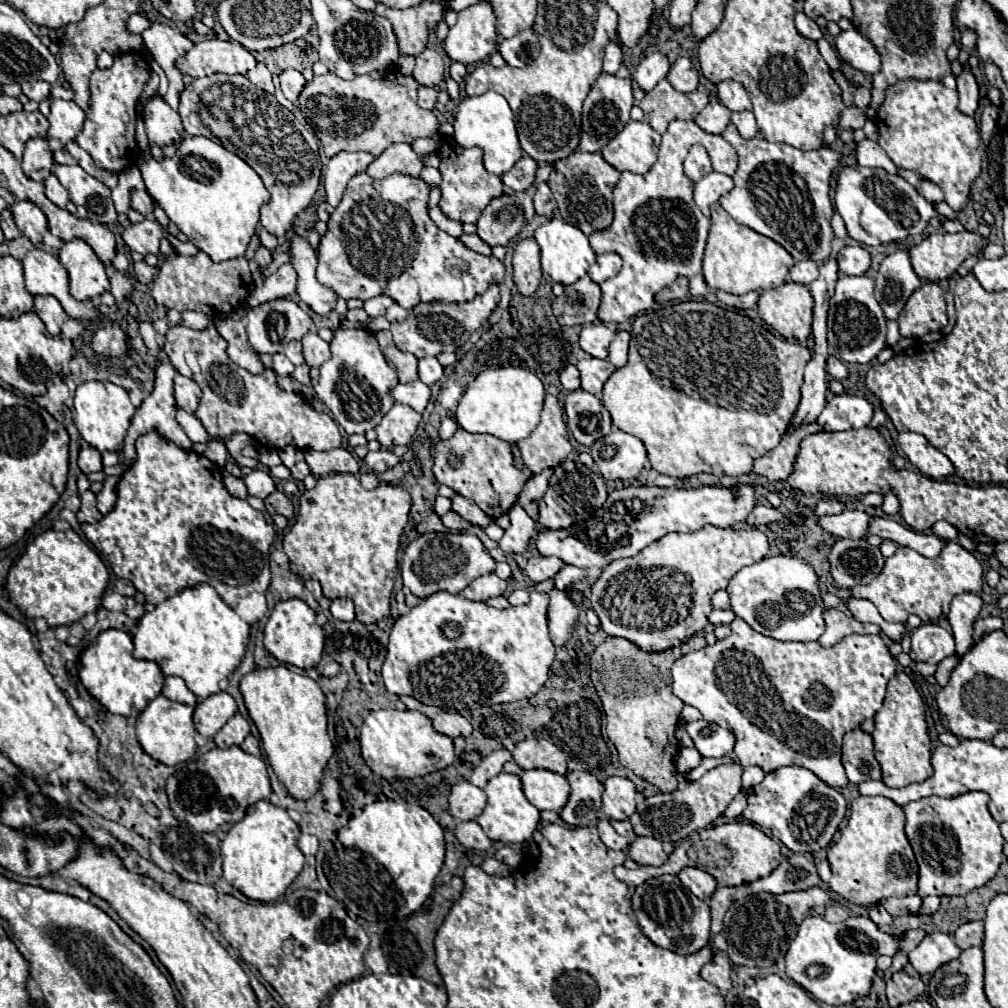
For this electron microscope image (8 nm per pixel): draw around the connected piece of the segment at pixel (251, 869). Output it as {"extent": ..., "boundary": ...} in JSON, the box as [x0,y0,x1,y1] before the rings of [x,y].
{"extent":[220,801,306,901],"boundary":[[[256,801],[246,809],[244,819],[232,825],[220,845],[226,881],[248,899],[276,901],[304,867],[306,859],[298,849],[298,837],[300,829],[286,809],[276,807],[270,801]]]}

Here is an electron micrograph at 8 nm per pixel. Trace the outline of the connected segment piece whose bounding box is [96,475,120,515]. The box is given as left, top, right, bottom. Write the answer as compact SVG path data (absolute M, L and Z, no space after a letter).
M112 475L112 477L106 477L104 481L104 489L96 495L98 497L98 511L102 515L110 513L114 503L116 503L116 485L120 481L120 475Z

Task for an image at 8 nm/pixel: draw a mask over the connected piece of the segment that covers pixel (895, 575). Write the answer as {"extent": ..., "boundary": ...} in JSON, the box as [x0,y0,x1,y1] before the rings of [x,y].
{"extent":[852,543,982,623],"boundary":[[[946,543],[936,559],[928,559],[910,547],[898,547],[896,555],[886,559],[882,573],[868,585],[852,589],[854,597],[864,597],[876,603],[884,621],[904,623],[908,615],[918,615],[922,623],[938,623],[948,617],[950,601],[964,591],[982,591],[982,565],[962,545]]]}

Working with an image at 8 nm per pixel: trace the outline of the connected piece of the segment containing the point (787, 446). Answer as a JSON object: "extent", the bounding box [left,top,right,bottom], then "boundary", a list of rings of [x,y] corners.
{"extent":[753,423,822,481],"boundary":[[[818,423],[796,425],[794,429],[786,431],[786,435],[782,437],[782,441],[772,451],[768,451],[762,459],[755,460],[753,471],[756,474],[768,477],[768,481],[782,481],[782,479],[786,479],[790,475],[790,471],[792,471],[794,455],[798,453],[798,443],[806,435],[812,435],[812,433],[818,433],[818,431],[822,431],[818,427]]]}

